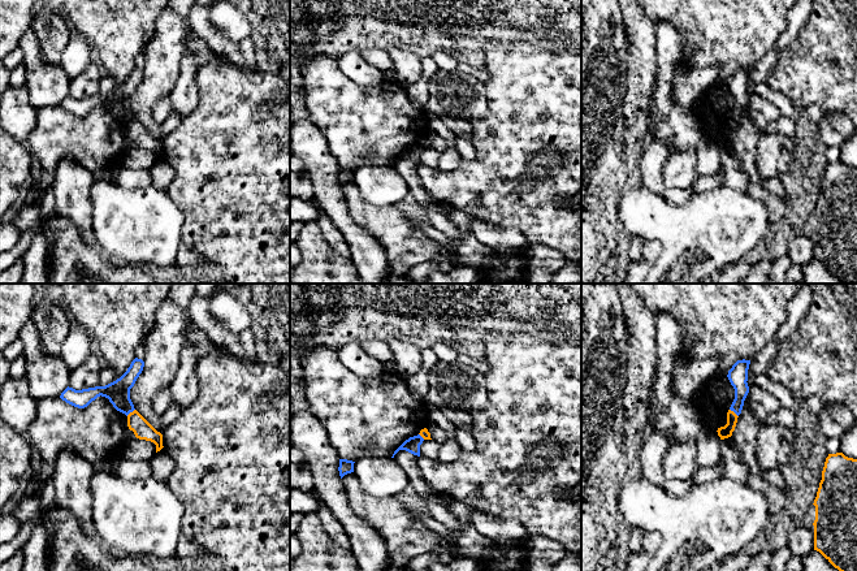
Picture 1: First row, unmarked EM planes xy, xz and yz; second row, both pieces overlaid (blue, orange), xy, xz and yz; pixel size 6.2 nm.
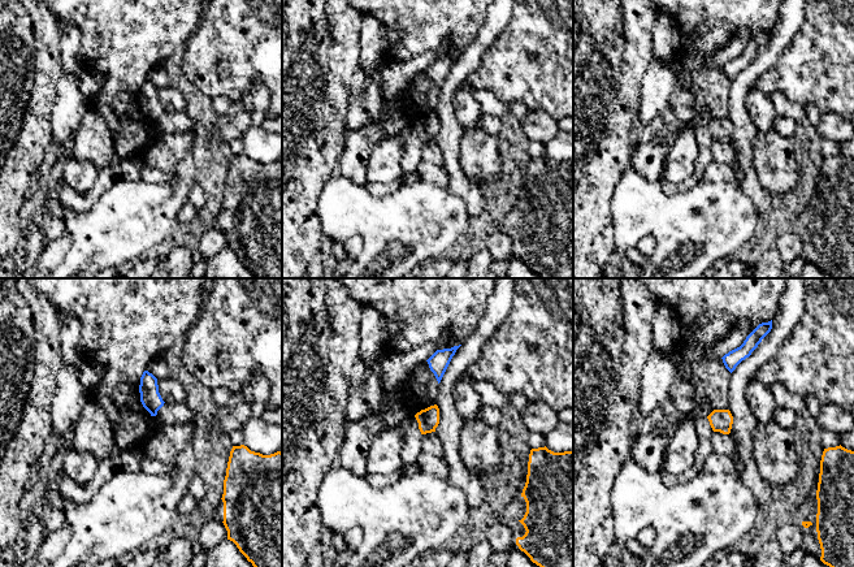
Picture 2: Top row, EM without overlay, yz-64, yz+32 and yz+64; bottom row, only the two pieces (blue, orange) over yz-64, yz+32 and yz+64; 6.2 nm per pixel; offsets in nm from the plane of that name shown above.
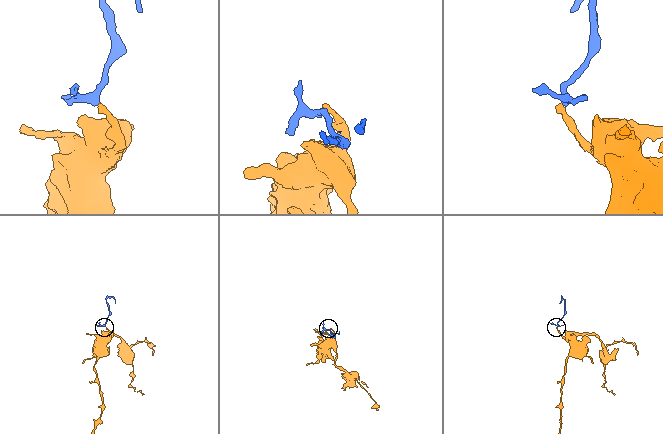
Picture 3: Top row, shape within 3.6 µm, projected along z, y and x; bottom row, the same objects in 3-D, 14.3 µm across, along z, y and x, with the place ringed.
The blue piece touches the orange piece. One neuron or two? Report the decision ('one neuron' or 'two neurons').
two neurons

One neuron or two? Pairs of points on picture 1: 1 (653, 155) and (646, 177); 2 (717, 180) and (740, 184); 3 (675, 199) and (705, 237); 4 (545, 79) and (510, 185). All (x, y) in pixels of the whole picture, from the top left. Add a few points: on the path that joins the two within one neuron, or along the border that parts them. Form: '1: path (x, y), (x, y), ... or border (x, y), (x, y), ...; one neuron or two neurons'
1: path (653, 160), (650, 172); one neuron
2: border (717, 169), (722, 174), (725, 185); two neurons
3: border (662, 195), (674, 204), (682, 204), (692, 197); two neurons
4: path (545, 106), (545, 139), (537, 147), (532, 159); one neuron

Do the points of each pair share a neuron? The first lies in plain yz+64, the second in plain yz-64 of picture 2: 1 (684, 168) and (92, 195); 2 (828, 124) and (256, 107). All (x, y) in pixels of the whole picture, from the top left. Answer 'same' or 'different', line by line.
1: different
2: same

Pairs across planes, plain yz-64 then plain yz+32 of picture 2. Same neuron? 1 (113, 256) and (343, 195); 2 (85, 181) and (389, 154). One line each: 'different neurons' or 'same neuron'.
1: same neuron
2: same neuron

